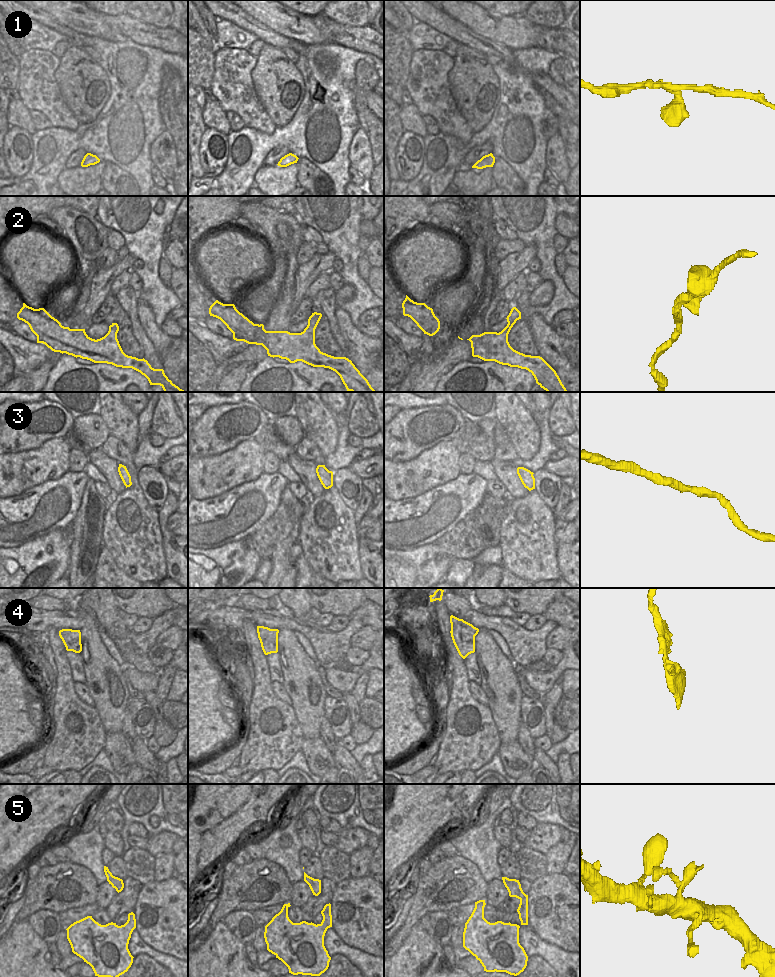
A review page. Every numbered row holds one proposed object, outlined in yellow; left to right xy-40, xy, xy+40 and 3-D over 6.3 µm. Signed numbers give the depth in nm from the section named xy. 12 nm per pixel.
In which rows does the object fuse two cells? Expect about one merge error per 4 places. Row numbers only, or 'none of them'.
4

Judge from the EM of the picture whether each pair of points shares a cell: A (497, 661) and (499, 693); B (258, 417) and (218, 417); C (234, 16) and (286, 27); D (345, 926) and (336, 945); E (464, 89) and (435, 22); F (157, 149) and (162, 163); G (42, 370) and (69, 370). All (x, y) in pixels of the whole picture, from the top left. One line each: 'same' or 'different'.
A: same
B: same
C: different
D: different
E: different
F: same
G: different

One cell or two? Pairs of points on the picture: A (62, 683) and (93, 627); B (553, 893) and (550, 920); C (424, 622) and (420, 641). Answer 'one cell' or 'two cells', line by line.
A: two cells
B: one cell
C: one cell

